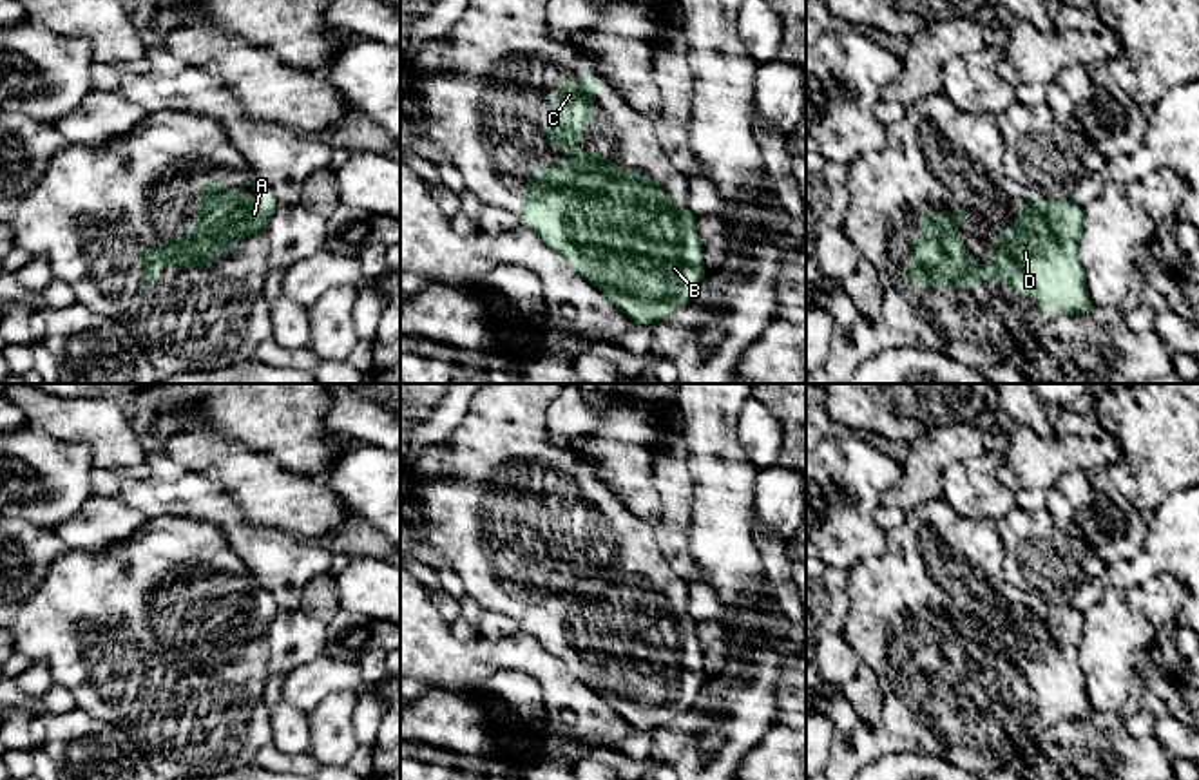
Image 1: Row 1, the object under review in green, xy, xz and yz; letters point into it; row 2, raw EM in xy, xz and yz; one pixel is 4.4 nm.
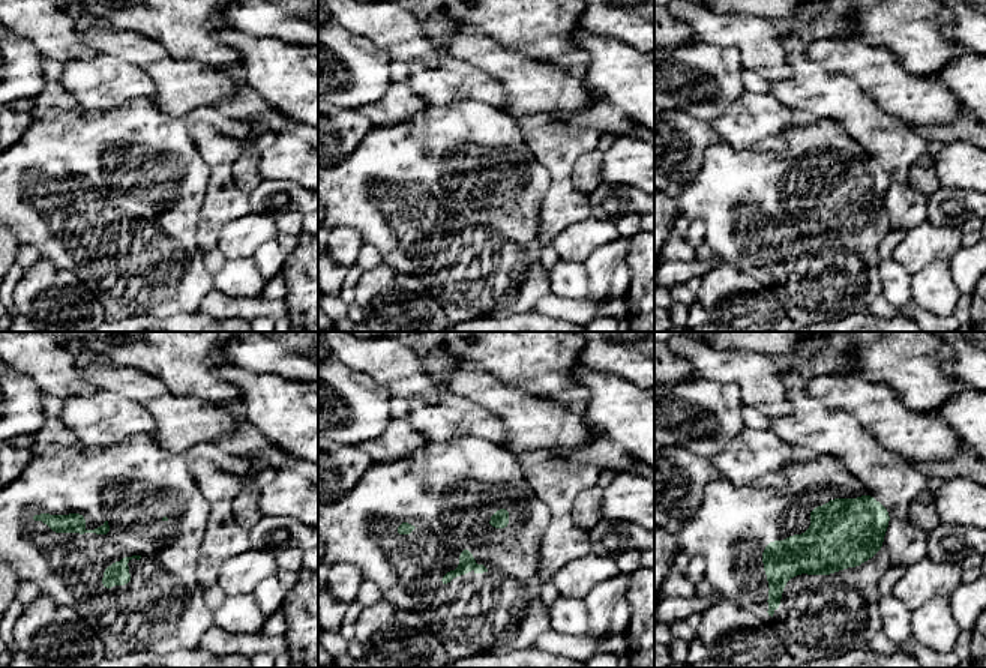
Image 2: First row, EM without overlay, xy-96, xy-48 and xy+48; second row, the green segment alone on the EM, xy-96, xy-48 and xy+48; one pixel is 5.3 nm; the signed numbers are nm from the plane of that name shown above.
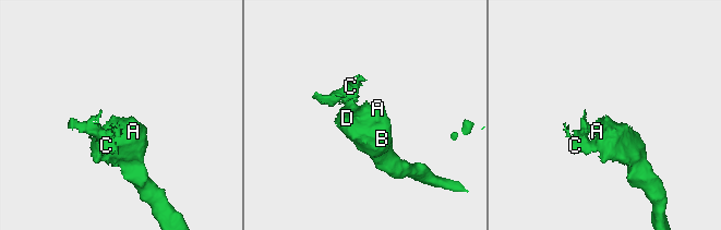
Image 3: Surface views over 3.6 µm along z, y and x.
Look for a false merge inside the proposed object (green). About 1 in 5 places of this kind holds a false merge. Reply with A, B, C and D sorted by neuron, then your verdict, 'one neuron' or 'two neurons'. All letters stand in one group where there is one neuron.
A B C D | one neuron

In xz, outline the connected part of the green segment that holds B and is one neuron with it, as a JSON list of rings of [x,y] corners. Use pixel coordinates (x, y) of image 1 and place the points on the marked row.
[[[596,74],[558,81],[545,138],[549,145],[571,152],[572,159],[542,165],[514,214],[630,320],[638,326],[657,324],[690,304],[706,277],[697,215],[688,206],[679,208],[670,192],[647,176],[627,172],[600,152],[578,152],[574,130],[592,128],[592,105],[601,83]]]

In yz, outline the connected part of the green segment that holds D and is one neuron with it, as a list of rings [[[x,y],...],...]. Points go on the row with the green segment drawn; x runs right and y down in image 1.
[[[1025,199],[1016,210],[1016,226],[996,237],[989,266],[976,266],[964,246],[958,221],[971,212],[918,212],[935,235],[913,232],[907,277],[916,286],[947,282],[956,293],[974,281],[1002,279],[1011,293],[1023,290],[1045,317],[1089,315],[1094,308],[1079,259],[1085,208],[1070,199]]]

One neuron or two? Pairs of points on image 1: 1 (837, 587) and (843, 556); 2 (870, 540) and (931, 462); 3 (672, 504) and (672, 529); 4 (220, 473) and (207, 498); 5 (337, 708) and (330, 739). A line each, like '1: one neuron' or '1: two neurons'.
1: two neurons
2: two neurons
3: one neuron
4: two neurons
5: one neuron

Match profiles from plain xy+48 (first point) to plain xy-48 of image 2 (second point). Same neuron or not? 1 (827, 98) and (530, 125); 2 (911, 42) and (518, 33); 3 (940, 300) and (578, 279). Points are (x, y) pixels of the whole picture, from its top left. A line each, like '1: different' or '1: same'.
1: same
2: same
3: different

